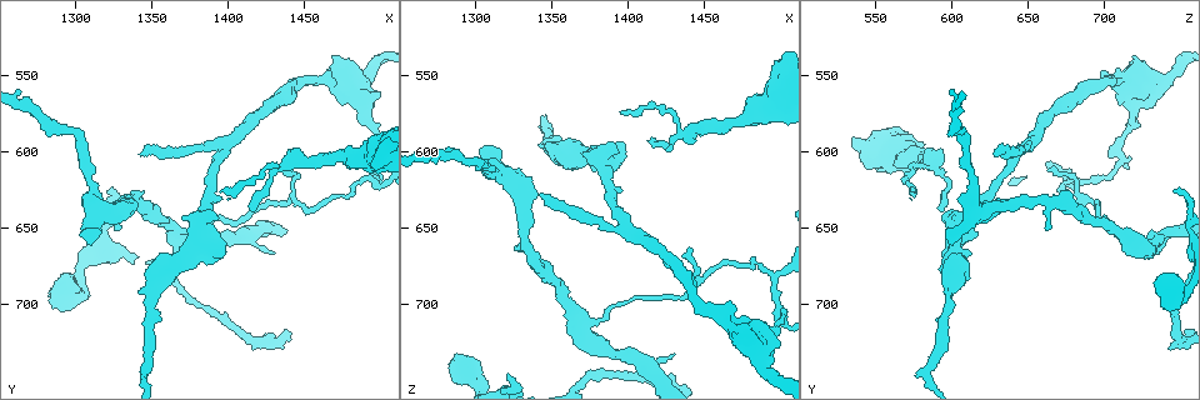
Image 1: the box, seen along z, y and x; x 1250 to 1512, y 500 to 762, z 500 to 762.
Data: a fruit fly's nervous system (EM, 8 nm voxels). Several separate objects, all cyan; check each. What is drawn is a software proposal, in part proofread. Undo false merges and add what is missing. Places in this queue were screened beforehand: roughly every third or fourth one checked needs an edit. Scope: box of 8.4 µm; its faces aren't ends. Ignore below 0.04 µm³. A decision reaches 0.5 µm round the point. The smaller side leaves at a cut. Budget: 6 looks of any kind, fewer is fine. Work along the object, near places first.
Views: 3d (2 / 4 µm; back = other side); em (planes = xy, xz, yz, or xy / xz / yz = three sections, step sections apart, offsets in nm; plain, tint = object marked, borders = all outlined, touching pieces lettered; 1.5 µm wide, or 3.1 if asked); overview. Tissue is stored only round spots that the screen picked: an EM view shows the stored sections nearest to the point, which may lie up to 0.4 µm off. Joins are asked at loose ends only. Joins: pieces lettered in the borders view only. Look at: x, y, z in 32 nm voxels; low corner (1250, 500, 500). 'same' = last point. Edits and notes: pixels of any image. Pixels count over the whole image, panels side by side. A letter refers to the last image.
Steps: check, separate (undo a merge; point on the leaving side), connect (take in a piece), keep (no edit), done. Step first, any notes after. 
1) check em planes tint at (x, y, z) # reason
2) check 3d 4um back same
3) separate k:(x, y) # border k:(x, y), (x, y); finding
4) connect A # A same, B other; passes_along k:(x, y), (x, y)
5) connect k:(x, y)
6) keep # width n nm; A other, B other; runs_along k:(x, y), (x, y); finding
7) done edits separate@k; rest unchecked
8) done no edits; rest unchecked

check em xy step 4 tint at (1496, 618, 682) # three-way junction

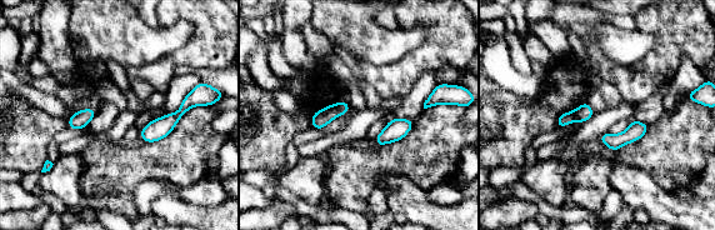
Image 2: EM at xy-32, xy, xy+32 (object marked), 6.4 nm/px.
check em planes tint same # another direction

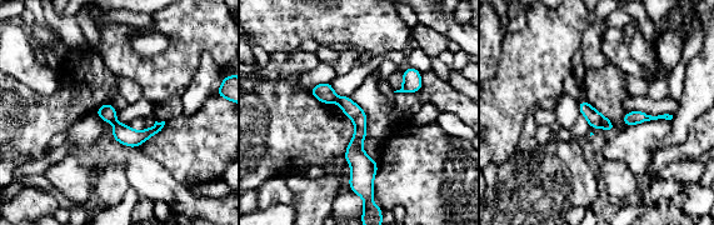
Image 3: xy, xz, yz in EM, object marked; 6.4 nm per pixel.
check em planes borders same

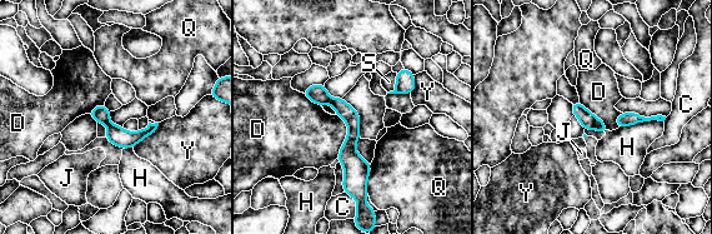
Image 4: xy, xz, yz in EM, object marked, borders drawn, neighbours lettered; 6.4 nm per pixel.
separate 4:(317, 94) # C other, D other, H other, J other, Q other, S other, Y other; border 4:(330, 98), (327, 103); a second cell is stuck on

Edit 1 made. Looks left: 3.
check overview

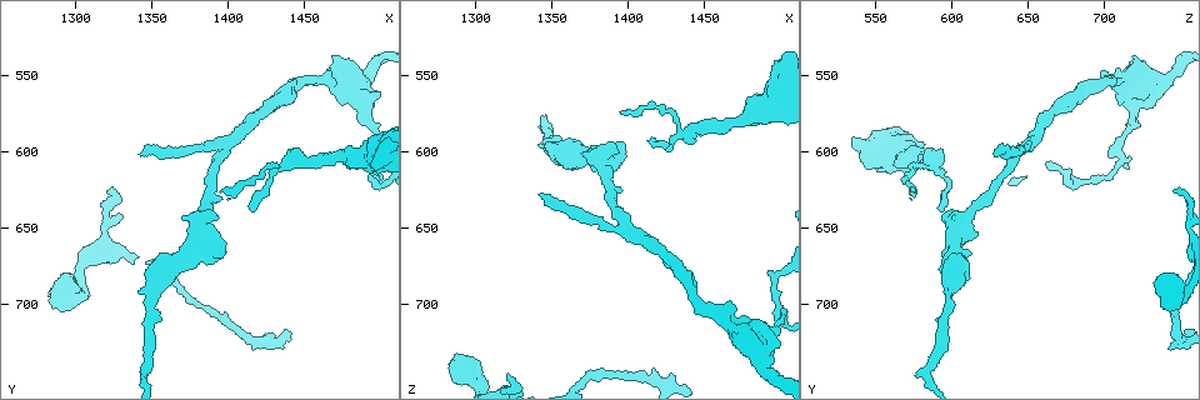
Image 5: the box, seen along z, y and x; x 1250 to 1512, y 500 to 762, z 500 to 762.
check 3d 4um at (1418, 640, 592) # thin end

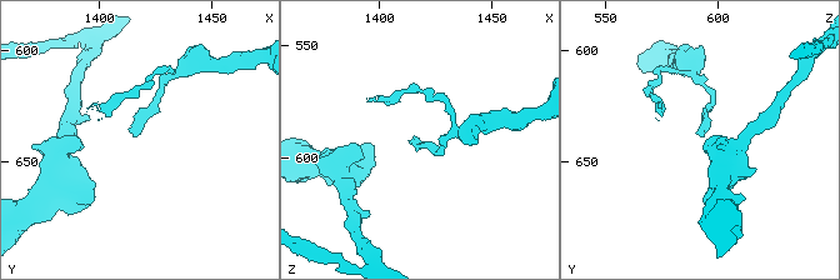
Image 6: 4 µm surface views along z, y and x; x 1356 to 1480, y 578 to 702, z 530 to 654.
check em planes borders at (1415, 638, 592)

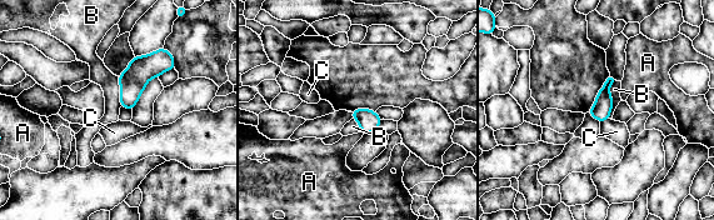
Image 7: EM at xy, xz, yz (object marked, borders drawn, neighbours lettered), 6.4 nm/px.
keep # A other, B other, C other; border 7:(608, 118), (600, 123); none of them fits

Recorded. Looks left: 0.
done edits separate@4; rest unchecked

